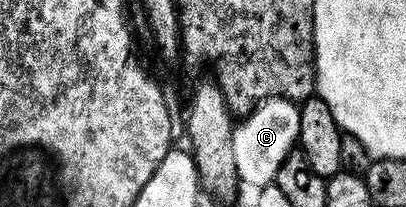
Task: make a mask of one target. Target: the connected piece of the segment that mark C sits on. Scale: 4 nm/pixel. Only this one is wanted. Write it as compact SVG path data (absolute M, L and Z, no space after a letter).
M267 99L247 116L238 121L233 128L232 150L238 181L242 185L260 190L277 179L279 166L296 147L299 134L300 107L287 99Z

